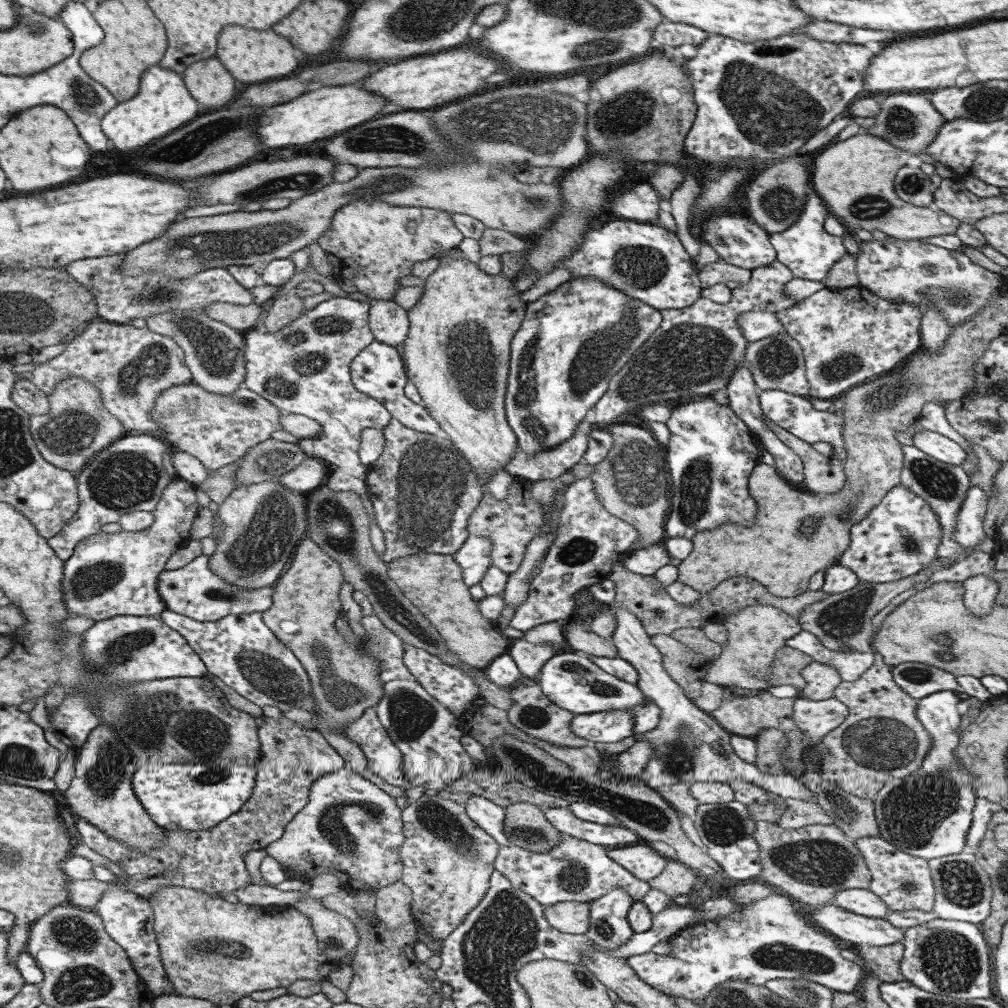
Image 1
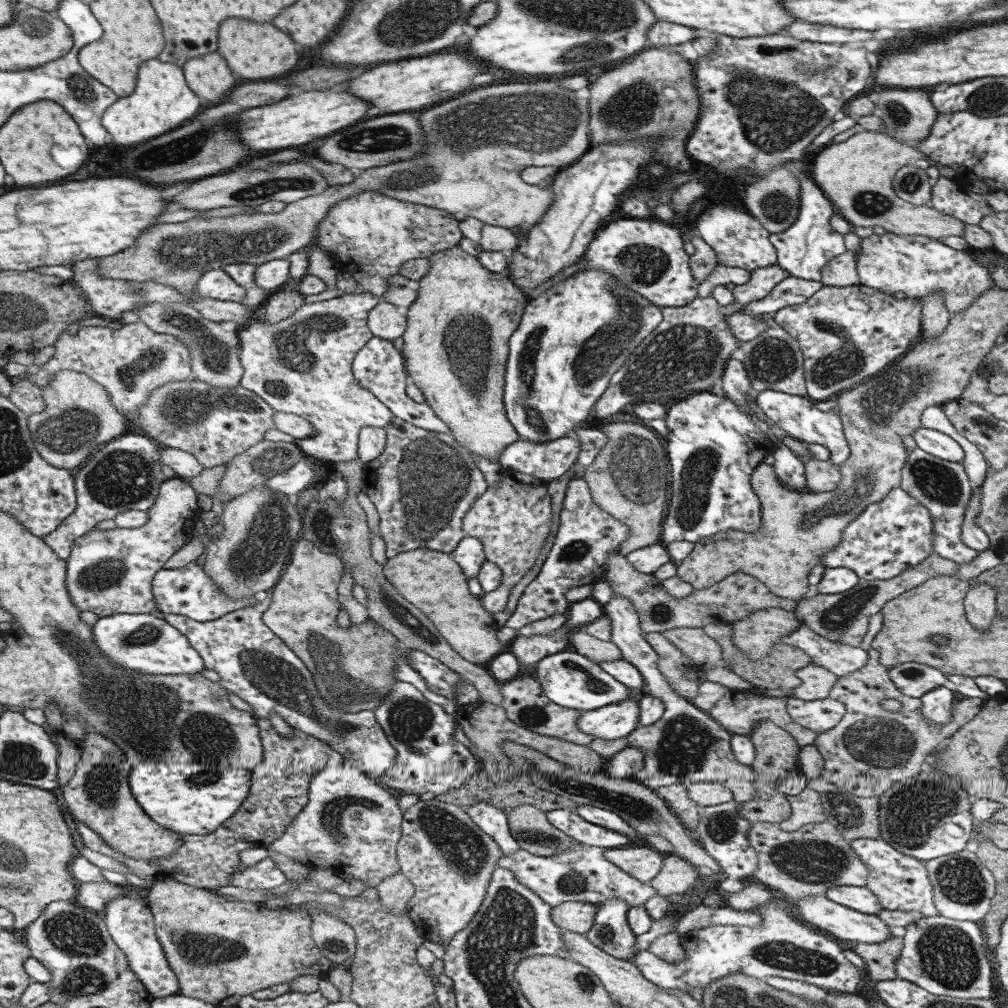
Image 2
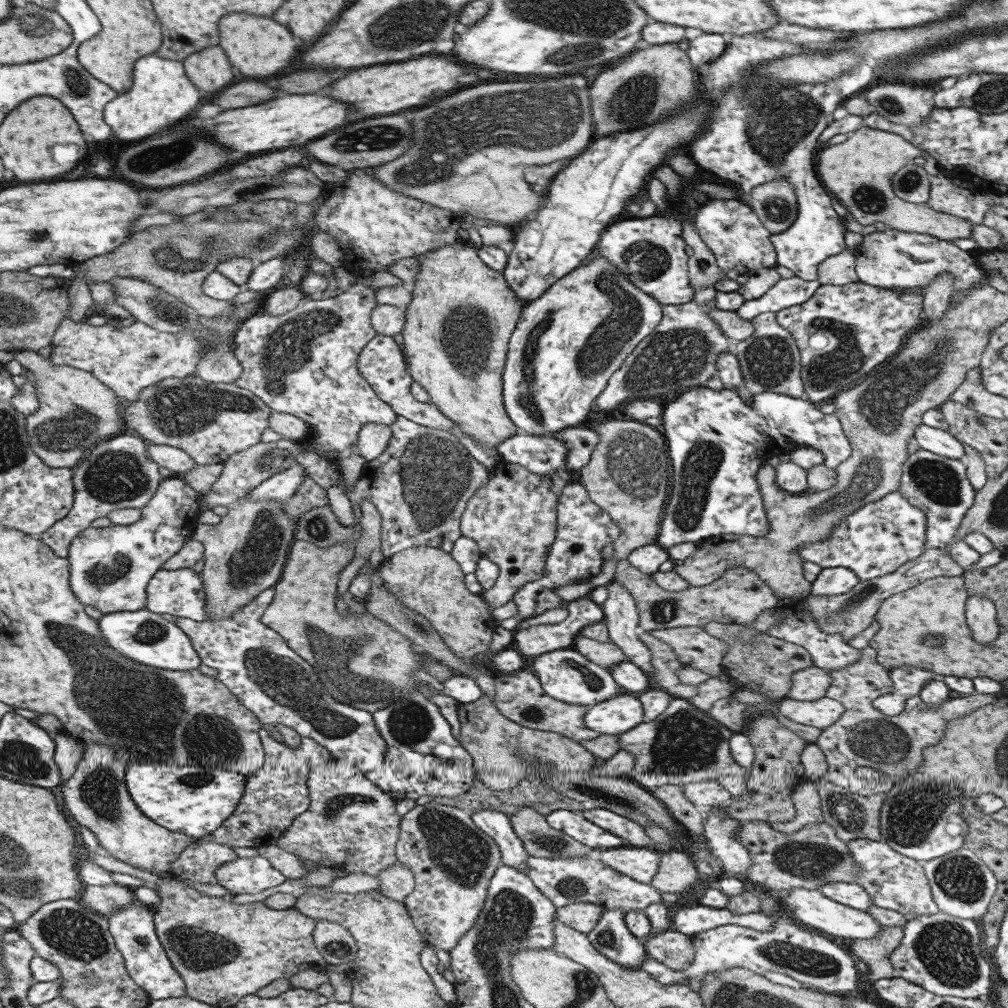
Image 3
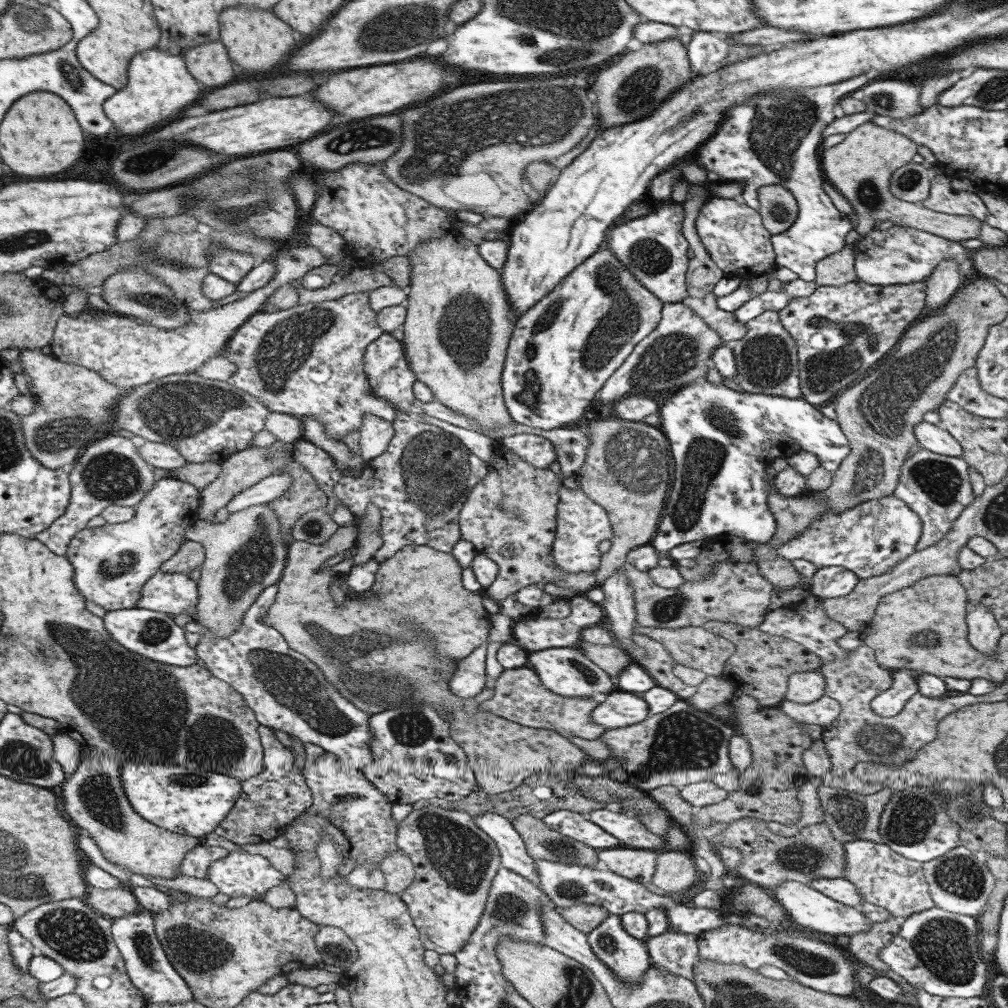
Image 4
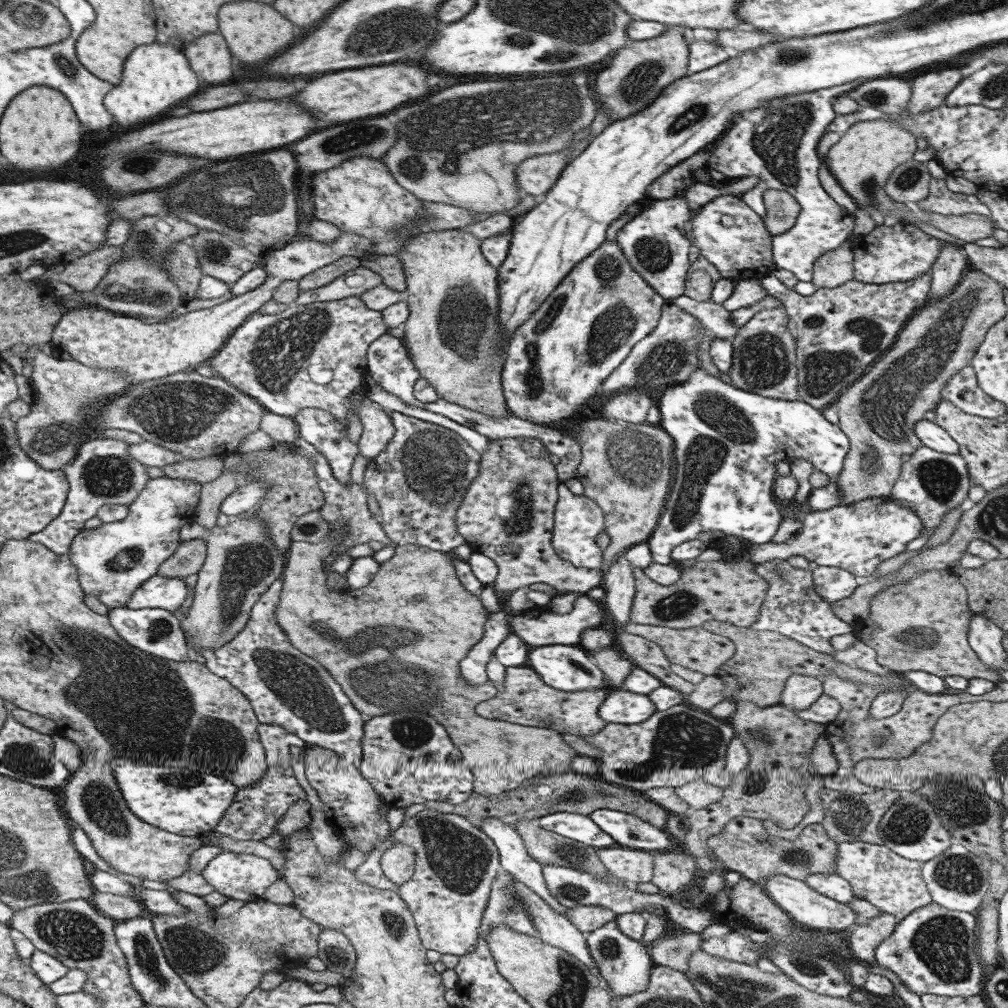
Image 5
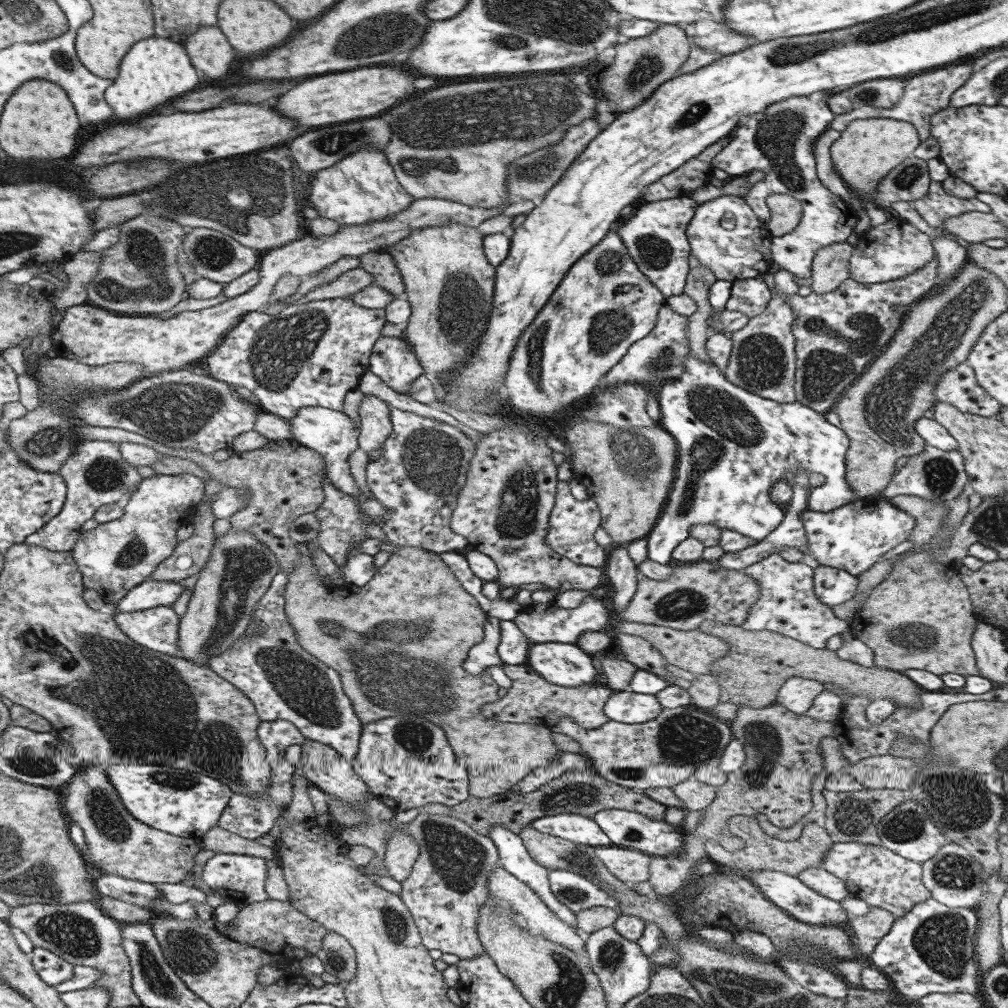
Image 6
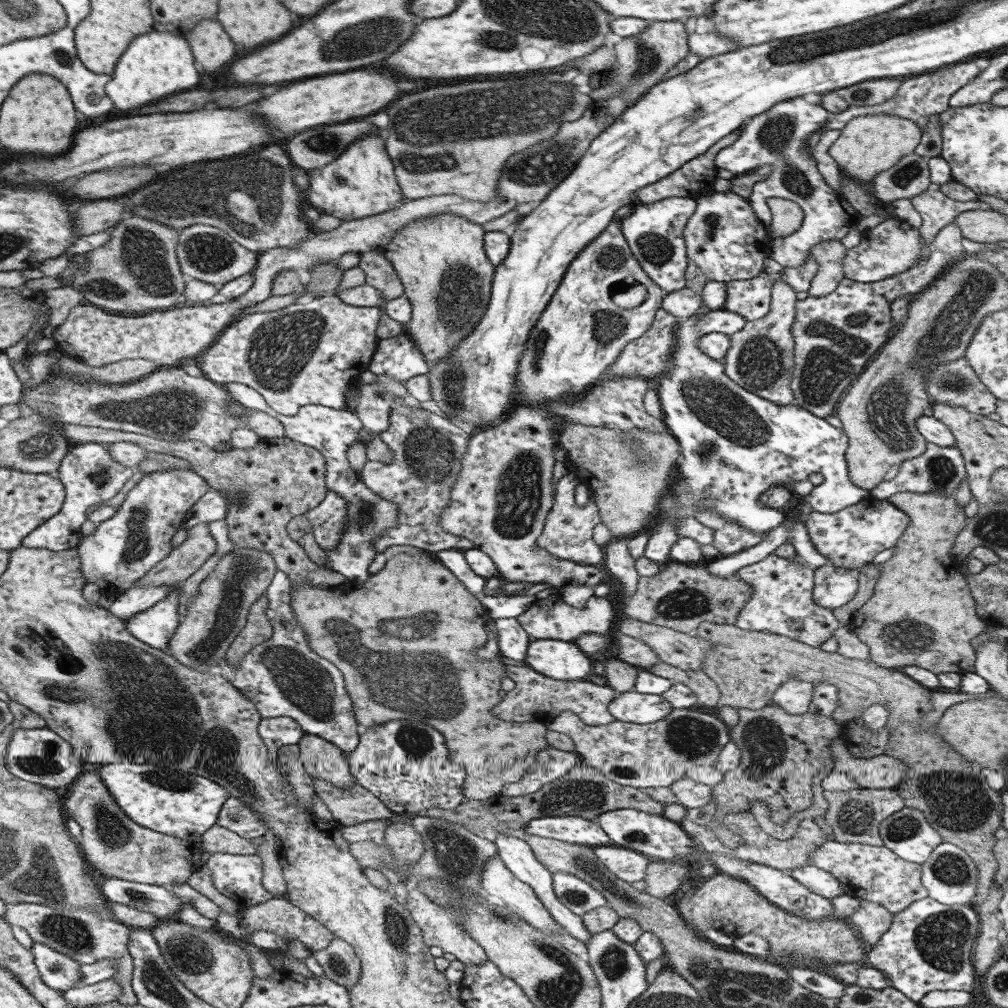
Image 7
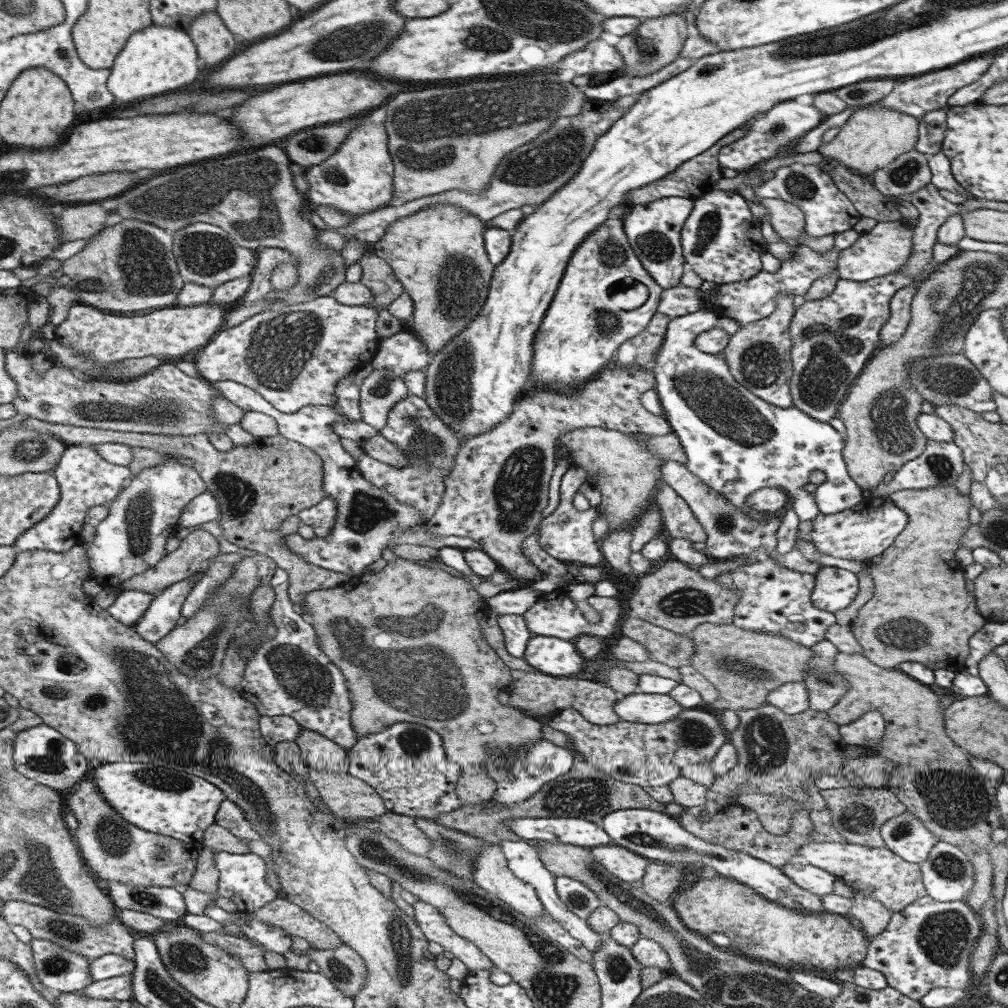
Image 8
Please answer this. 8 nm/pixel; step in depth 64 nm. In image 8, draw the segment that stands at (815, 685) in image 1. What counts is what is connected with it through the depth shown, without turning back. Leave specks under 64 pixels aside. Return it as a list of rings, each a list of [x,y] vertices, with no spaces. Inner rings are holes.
[[[803,681],[783,684],[767,694],[766,704],[795,715],[809,709],[809,696]]]

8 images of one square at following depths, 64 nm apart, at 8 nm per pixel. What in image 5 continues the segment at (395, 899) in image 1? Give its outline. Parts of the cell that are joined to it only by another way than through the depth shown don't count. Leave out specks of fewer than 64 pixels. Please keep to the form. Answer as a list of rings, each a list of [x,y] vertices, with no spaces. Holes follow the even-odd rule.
[[[395,842],[380,859],[384,875],[397,886],[406,884],[414,875],[415,852],[412,846]]]

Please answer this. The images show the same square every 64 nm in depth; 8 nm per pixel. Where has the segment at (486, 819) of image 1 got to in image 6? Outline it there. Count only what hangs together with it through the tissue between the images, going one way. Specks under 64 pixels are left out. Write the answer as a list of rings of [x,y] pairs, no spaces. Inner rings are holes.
[[[493,826],[489,837],[496,845],[502,869],[524,882],[558,919],[576,927],[577,932],[581,933],[576,913],[554,897],[548,882],[548,869],[532,858],[520,836],[503,826]]]

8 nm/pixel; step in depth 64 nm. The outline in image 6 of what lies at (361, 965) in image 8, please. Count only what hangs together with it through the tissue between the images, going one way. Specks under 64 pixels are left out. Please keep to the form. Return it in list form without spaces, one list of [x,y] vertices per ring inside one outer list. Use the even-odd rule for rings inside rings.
[[[328,932],[317,956],[323,962],[325,970],[333,972],[341,984],[348,985],[356,976],[357,956],[344,937]]]

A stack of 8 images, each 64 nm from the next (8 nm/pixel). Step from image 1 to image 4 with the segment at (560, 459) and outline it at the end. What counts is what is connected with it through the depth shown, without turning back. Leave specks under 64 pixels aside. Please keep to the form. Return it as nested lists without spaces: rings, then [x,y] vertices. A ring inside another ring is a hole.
[[[518,434],[505,437],[500,443],[505,448],[504,452],[510,452],[510,454],[522,458],[532,468],[538,468],[538,470],[546,470],[552,463],[558,462],[555,446],[544,437]]]

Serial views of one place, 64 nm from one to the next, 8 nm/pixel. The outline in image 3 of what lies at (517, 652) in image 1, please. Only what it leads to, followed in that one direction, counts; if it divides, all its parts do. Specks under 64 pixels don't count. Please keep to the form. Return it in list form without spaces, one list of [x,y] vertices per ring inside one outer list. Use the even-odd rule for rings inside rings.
[[[589,596],[566,602],[568,616],[562,622],[553,625],[532,625],[527,629],[516,628],[513,632],[512,647],[526,660],[535,659],[540,653],[549,653],[553,650],[568,649],[574,646],[575,638],[581,630],[590,624],[596,624],[604,618],[601,605],[592,601]]]

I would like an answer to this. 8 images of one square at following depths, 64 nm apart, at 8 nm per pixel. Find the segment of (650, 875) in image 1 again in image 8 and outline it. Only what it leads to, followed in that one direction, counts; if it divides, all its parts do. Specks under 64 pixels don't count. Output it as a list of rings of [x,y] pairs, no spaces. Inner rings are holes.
[[[616,844],[588,849],[605,870],[628,883],[641,881],[650,863],[649,859]]]

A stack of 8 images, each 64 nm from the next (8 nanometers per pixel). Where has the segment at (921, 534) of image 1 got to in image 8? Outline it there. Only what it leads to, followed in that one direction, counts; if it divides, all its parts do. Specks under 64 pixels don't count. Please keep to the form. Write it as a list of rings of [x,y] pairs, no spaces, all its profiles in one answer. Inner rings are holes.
[[[866,495],[856,506],[842,512],[836,514],[818,514],[812,521],[812,533],[810,533],[809,540],[814,544],[816,550],[824,555],[858,562],[869,562],[873,556],[884,553],[895,542],[896,538],[899,537],[908,525],[908,522],[909,516],[899,506],[895,505],[893,498]]]

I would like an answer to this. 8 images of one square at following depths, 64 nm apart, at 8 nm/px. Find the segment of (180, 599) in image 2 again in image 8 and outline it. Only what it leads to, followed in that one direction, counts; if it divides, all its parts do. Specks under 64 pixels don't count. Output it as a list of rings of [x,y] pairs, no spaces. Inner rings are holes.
[[[121,590],[107,611],[126,626],[134,626],[144,616],[145,610],[150,606],[156,594],[140,590]]]

